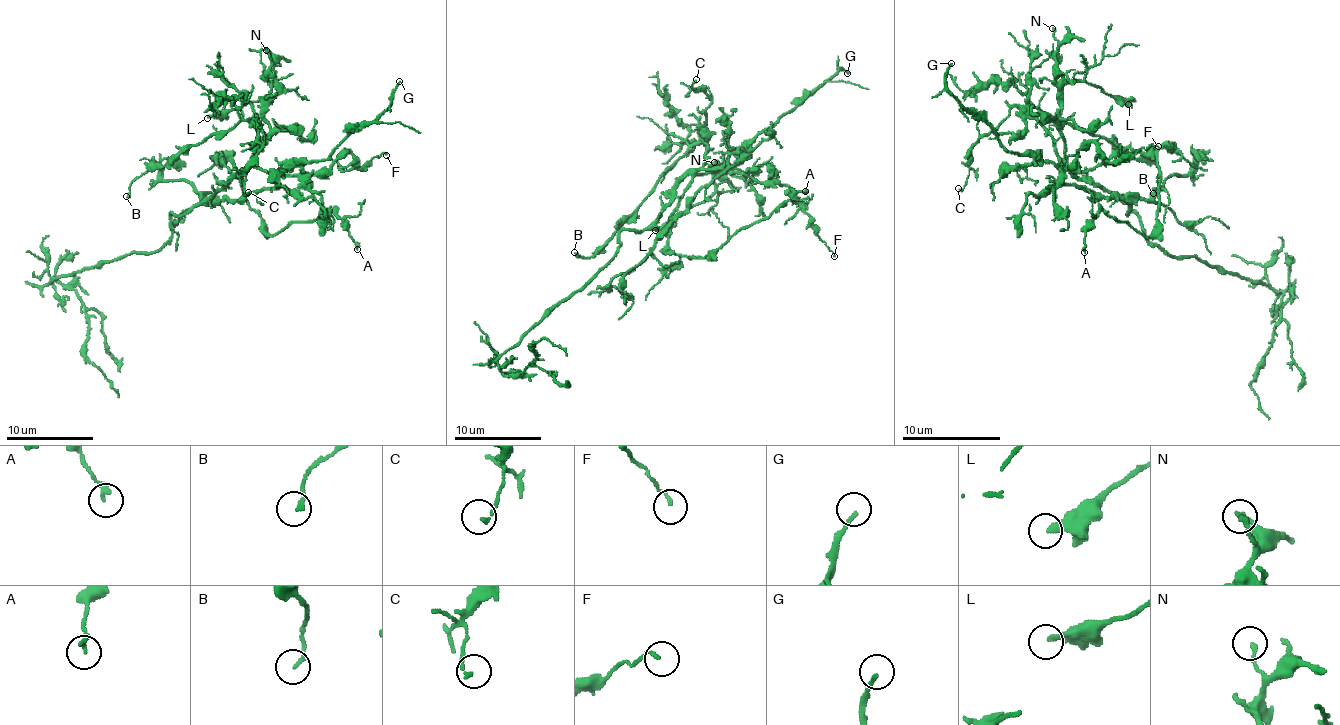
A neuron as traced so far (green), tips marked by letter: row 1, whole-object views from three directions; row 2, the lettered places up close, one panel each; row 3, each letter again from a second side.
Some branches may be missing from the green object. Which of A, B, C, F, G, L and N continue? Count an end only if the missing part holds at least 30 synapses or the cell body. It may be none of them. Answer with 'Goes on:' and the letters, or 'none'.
Goes on: G

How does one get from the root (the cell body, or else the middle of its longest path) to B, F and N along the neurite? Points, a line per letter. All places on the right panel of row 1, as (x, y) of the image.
B: (1128, 205), (1082, 181), (1030, 109), (1040, 107), (1052, 119), (1148, 159), (1158, 169), (1153, 193)
F: (1128, 205), (1121, 198), (1094, 198), (1059, 173), (1091, 141), (1109, 161), (1158, 146)
N: (1128, 205), (1099, 186), (1082, 181), (1064, 164), (1064, 136), (1059, 129), (1057, 40), (1052, 28)

